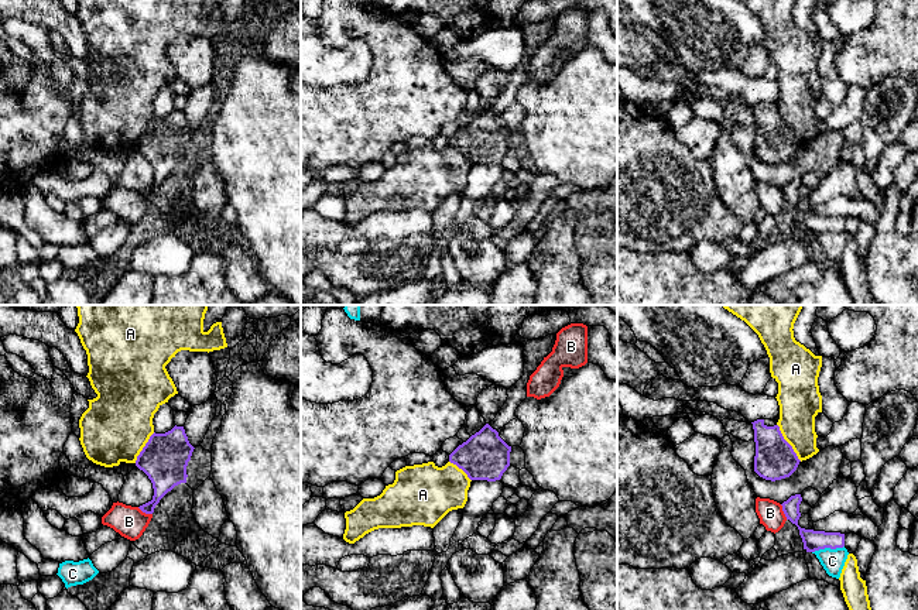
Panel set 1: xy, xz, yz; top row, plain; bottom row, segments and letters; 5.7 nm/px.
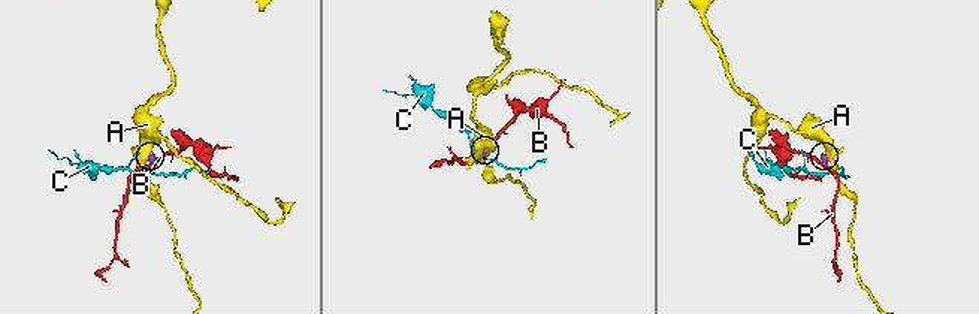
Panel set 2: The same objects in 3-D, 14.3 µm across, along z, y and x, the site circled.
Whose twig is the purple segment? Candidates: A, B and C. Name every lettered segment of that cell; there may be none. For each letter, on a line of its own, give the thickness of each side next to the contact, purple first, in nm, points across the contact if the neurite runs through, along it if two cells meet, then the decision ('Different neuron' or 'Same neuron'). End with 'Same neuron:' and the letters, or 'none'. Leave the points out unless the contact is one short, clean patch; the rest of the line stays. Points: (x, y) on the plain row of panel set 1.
A: Thickness 220 nm (purple) against 240 nm. Boundary: yz (777, 108), (783, 122), (801, 144). Different neuron
B: Thickness 110 nm (purple) against 140 nm. Boundary: yz (780, 188), (787, 202). Different neuron
C: Thickness 110 nm (purple) against 130 nm. Boundary: yz (843, 229), (815, 233), (812, 236). Different neuron
Same neuron: none

